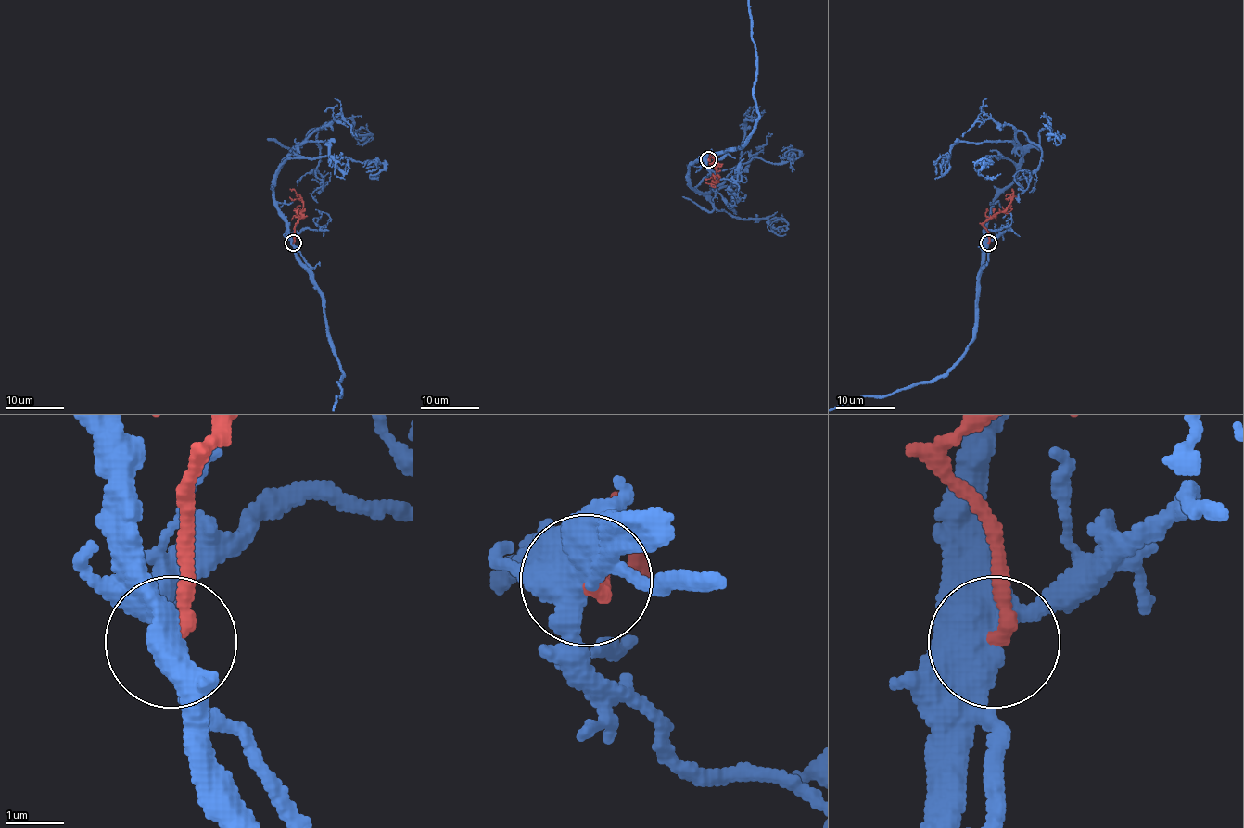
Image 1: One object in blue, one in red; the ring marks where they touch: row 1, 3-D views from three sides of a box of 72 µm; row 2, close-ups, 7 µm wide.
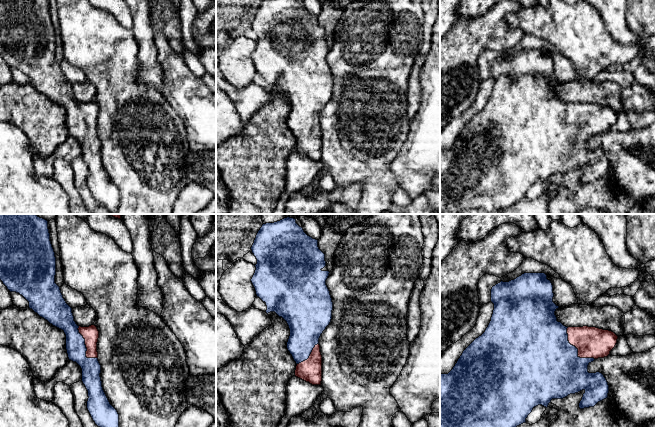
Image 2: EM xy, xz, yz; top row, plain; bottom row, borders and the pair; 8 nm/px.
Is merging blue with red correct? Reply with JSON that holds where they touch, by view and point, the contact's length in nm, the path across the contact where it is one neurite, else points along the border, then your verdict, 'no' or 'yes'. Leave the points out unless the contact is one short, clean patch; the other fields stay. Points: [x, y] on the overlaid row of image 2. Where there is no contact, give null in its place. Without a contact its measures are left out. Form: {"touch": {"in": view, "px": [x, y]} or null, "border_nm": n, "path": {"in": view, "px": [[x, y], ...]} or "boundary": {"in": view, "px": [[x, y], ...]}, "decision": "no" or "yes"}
{"touch": {"in": "yz", "px": [577, 349]}, "border_nm": 340, "decision": "yes"}

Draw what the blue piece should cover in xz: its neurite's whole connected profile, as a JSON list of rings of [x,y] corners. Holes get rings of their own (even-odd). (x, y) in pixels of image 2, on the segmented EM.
[[[284,218],[274,223],[263,224],[258,231],[251,247],[257,259],[256,270],[251,279],[256,295],[266,303],[266,313],[275,312],[288,324],[290,336],[287,349],[296,362],[295,376],[312,385],[321,385],[322,355],[319,338],[332,319],[333,302],[326,285],[329,271],[323,271],[326,266],[325,254],[318,247],[318,240],[308,236],[294,218]]]

